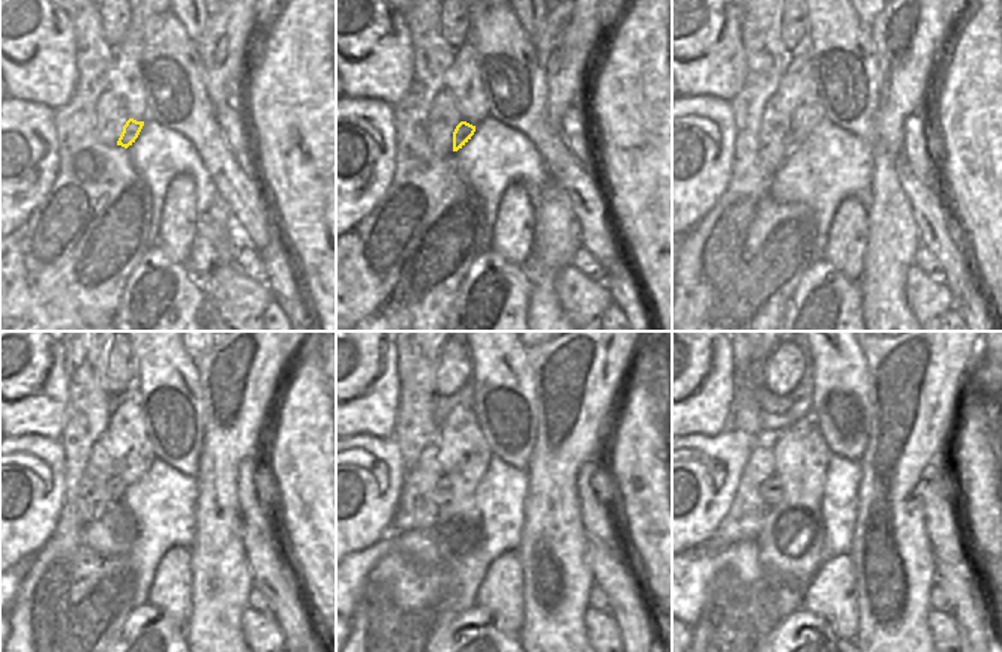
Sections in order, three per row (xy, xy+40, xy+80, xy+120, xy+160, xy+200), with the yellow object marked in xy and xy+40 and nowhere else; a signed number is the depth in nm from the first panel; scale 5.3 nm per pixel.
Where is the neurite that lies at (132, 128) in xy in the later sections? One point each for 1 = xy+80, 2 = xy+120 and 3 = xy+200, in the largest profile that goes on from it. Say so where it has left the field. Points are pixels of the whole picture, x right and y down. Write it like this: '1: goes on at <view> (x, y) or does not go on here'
1: goes on at xy+80 (791, 141)
2: goes on at xy+120 (116, 487)
3: goes on at xy+200 (773, 489)

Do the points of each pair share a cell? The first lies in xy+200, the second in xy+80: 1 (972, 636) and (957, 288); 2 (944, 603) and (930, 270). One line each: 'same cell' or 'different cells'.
1: same cell
2: same cell

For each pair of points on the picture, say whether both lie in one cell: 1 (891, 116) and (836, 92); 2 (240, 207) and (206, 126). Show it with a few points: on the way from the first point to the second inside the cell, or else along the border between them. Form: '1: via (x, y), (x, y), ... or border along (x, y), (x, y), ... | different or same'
1: border along (879, 74), (876, 140), (873, 143) | different
2: via (239, 188), (230, 179), (210, 146) | same

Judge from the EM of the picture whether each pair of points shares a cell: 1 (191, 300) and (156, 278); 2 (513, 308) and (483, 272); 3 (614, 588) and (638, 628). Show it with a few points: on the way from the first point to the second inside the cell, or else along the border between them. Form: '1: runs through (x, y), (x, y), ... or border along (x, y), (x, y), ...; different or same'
1: runs through (182, 300), (165, 287); same
2: runs through (506, 299), (491, 279); same
3: runs through (624, 598), (629, 618); same

